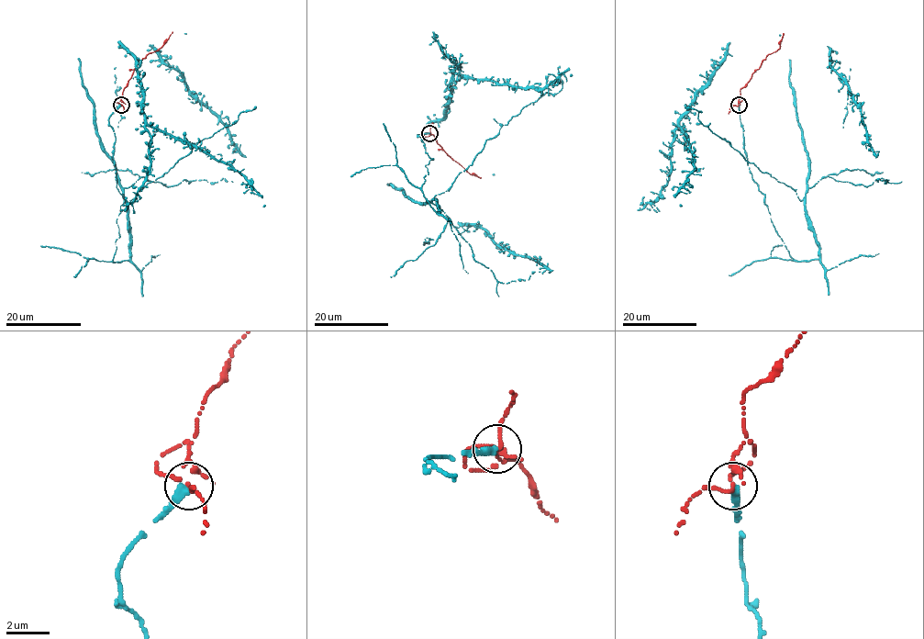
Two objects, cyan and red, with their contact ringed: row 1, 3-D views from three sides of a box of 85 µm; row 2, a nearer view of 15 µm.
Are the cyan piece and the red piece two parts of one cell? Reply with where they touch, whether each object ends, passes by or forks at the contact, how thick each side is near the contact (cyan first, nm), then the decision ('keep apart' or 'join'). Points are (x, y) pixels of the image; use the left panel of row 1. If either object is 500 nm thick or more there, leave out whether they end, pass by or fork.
(121, 105) | cyan ends | red passes by | 400/140 nm | join

